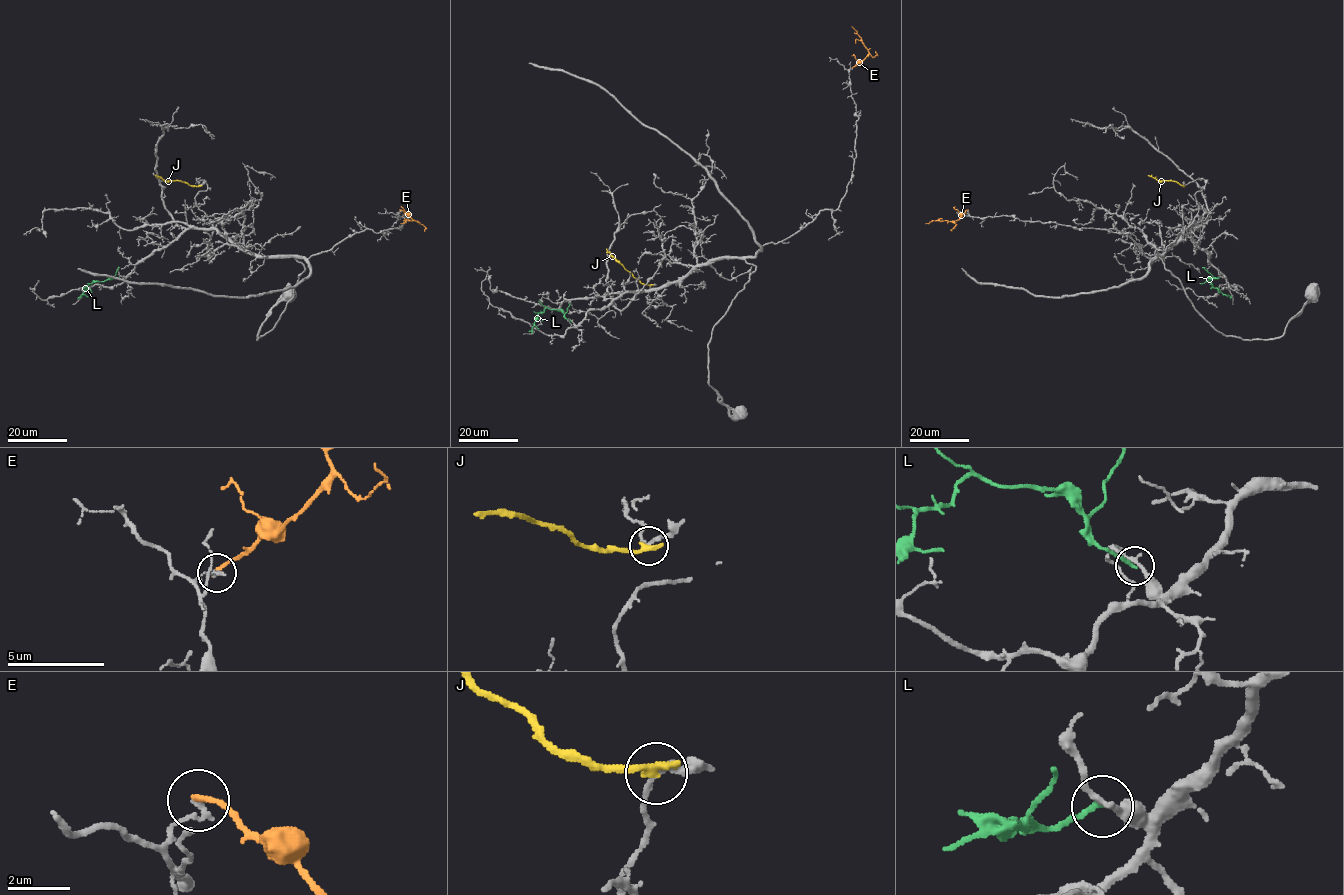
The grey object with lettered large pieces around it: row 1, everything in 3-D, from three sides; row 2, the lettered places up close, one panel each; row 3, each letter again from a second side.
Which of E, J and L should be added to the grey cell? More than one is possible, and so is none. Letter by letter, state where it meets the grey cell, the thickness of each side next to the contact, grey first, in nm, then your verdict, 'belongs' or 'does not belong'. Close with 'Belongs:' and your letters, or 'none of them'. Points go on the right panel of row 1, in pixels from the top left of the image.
E: contact (967, 210); calibres 180 and 190 nm; does not belong
J: contact (1184, 185); calibres 180 and 320 nm; does not belong
L: contact (1220, 276); calibres 200 and 170 nm; does not belong
Belongs: none of them

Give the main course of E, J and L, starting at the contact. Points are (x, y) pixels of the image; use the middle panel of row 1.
E: (851, 69), (868, 53), (851, 27)
J: (651, 285), (642, 284), (606, 249)
L: (571, 322), (560, 310), (547, 307), (538, 314), (529, 331)

